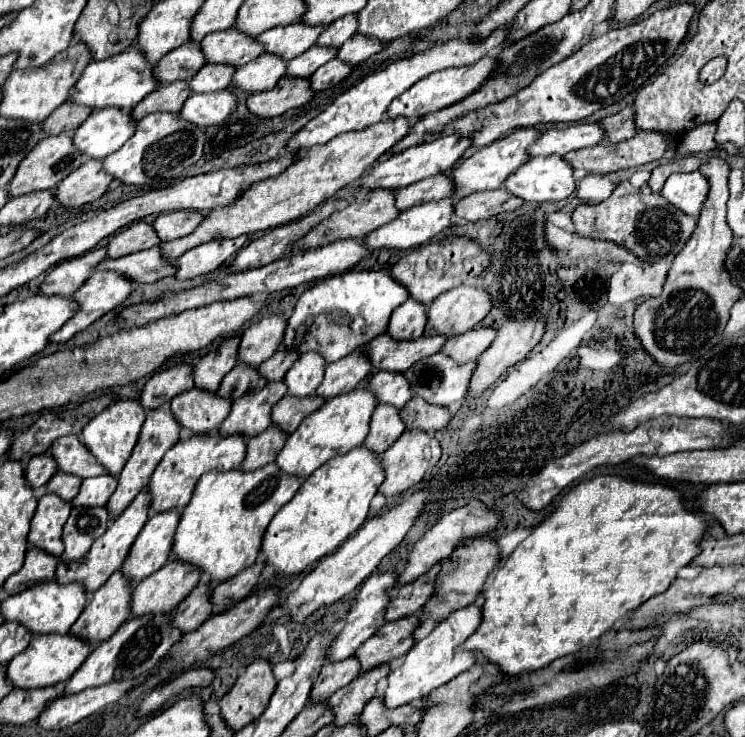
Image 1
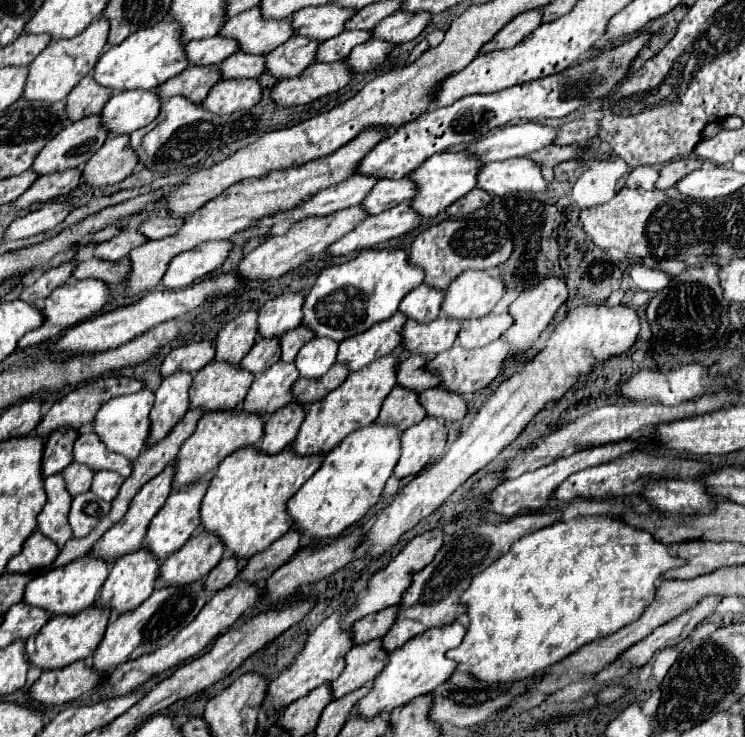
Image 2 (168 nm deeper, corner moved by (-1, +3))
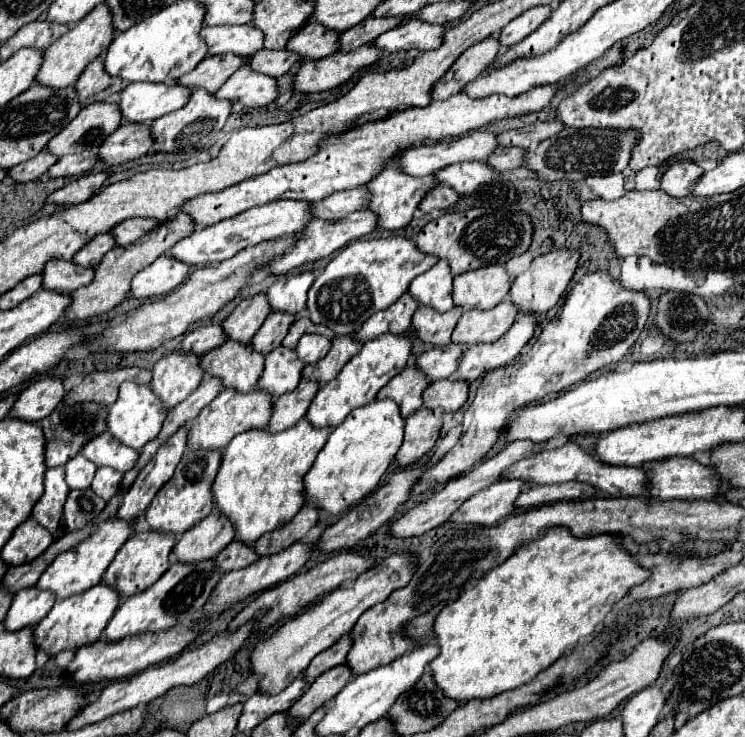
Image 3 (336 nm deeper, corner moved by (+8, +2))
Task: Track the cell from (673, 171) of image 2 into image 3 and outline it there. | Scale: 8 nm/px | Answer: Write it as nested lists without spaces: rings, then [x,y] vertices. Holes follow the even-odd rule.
[[[693,161],[675,163],[675,165],[671,165],[665,171],[665,175],[661,179],[661,189],[665,193],[669,193],[671,197],[687,197],[693,191],[693,183],[703,173],[705,171],[697,163],[693,163]]]

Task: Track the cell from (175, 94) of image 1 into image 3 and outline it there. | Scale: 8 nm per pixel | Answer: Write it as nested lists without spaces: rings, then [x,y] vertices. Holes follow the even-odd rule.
[[[235,53],[209,55],[191,73],[181,77],[179,83],[187,85],[191,89],[203,87],[209,93],[215,93],[225,83],[225,79],[229,79],[239,67],[243,67],[247,63],[249,63],[249,57],[241,57]]]

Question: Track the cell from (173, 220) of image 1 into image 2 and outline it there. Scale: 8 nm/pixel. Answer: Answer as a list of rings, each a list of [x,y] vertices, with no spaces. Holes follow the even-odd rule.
[[[150,214],[146,220],[140,222],[138,230],[150,240],[166,238],[166,236],[178,232],[178,228],[182,228],[182,220],[184,218],[176,218],[170,214]]]

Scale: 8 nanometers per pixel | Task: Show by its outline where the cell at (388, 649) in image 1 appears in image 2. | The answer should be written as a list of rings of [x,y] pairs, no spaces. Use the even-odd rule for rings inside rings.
[[[376,638],[366,644],[356,644],[346,654],[346,668],[344,672],[332,682],[334,698],[340,698],[364,684],[370,684],[374,676],[386,666],[388,652],[382,648],[382,638]]]

